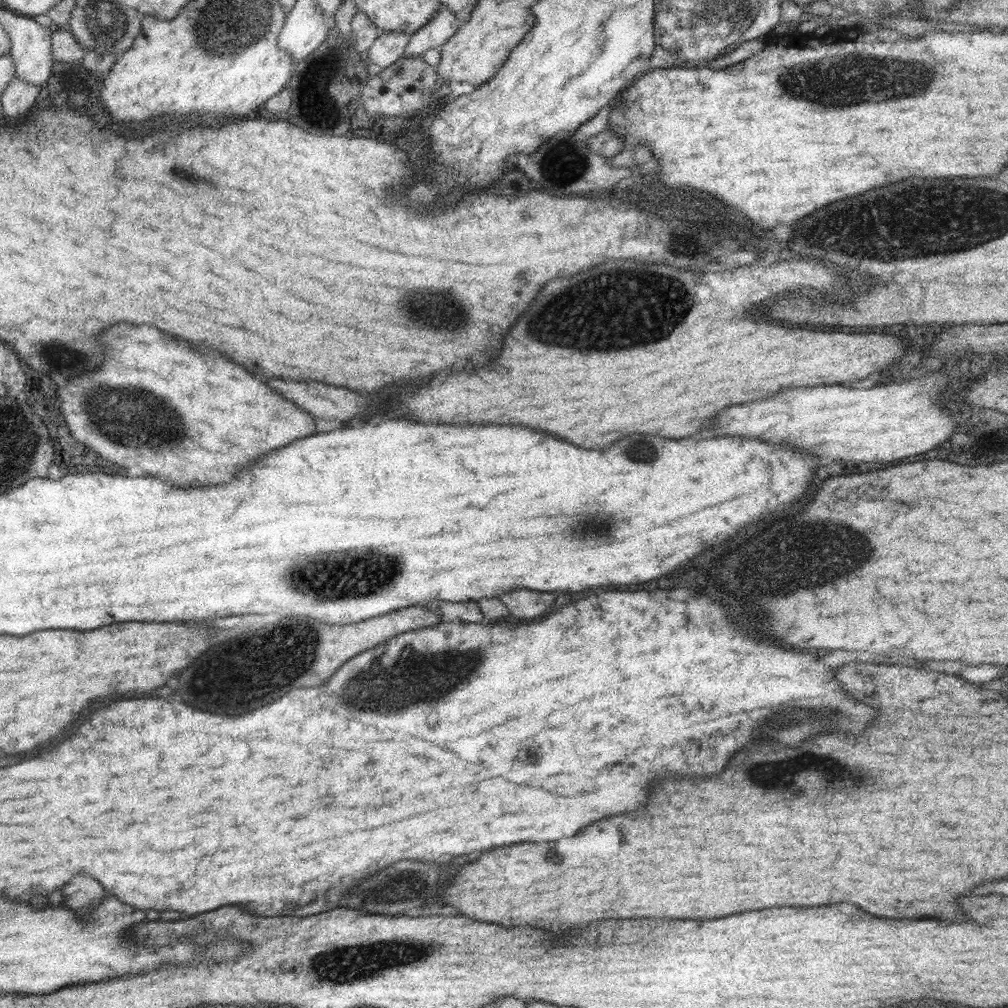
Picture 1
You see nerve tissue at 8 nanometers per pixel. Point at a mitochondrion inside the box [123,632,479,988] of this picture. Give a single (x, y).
(350, 964)

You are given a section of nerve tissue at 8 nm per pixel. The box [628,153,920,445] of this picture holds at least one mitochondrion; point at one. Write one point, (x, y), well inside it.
(679, 240)

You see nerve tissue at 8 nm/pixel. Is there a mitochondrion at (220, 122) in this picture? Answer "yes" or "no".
no

